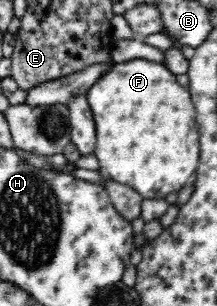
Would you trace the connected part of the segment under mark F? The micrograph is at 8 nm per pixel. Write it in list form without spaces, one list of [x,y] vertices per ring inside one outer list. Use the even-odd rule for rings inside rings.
[[[146,59],[115,62],[87,95],[96,127],[94,153],[103,176],[130,186],[143,199],[164,199],[194,180],[200,155],[195,106],[168,67]]]

